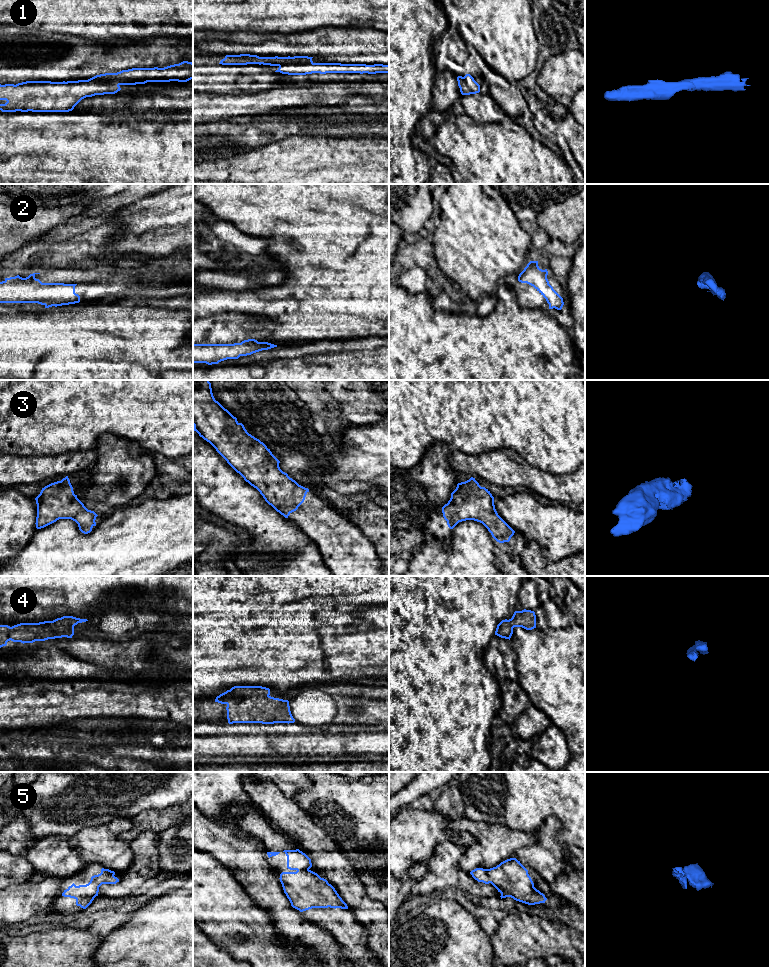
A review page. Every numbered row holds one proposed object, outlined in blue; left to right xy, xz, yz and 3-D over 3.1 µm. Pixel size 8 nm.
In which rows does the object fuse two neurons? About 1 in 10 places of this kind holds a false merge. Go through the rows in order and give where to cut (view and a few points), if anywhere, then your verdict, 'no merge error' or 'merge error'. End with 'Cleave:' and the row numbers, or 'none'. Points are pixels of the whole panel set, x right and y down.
1: no cut; no merge error
2: no cut; no merge error
3: no cut; no merge error
4: no cut; no merge error
5: no cut; no merge error
Cleave: none

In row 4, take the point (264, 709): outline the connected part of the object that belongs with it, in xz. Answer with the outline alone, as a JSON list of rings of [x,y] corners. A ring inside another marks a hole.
[[[234,686],[216,697],[215,702],[226,704],[227,719],[233,723],[294,723],[289,701],[270,696],[270,689],[262,686]]]

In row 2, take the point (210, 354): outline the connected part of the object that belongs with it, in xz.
[[[255,339],[234,344],[193,344],[193,363],[218,364],[227,359],[238,359],[253,353],[268,350],[277,345],[258,342]]]

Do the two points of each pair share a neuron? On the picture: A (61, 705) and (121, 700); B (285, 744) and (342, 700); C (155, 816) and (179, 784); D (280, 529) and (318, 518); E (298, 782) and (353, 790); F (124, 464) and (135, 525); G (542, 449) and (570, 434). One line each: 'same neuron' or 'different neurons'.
A: same neuron
B: different neurons
C: different neurons
D: different neurons
E: different neurons
F: different neurons
G: same neuron

